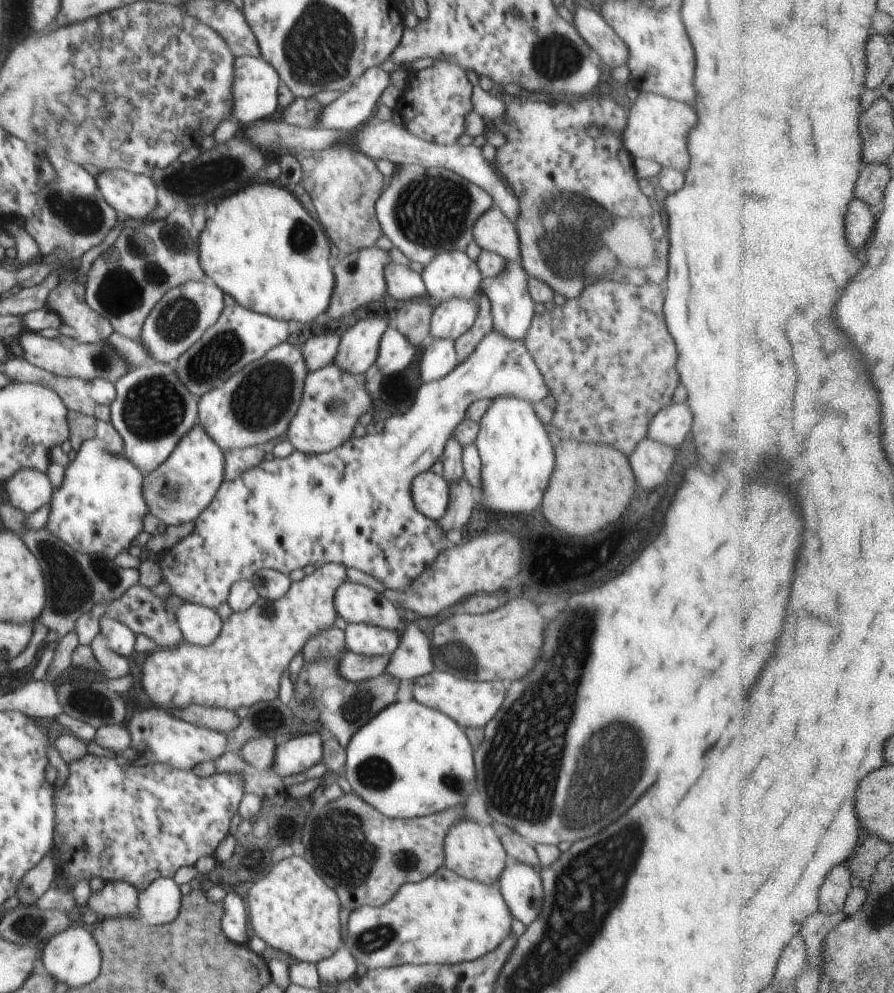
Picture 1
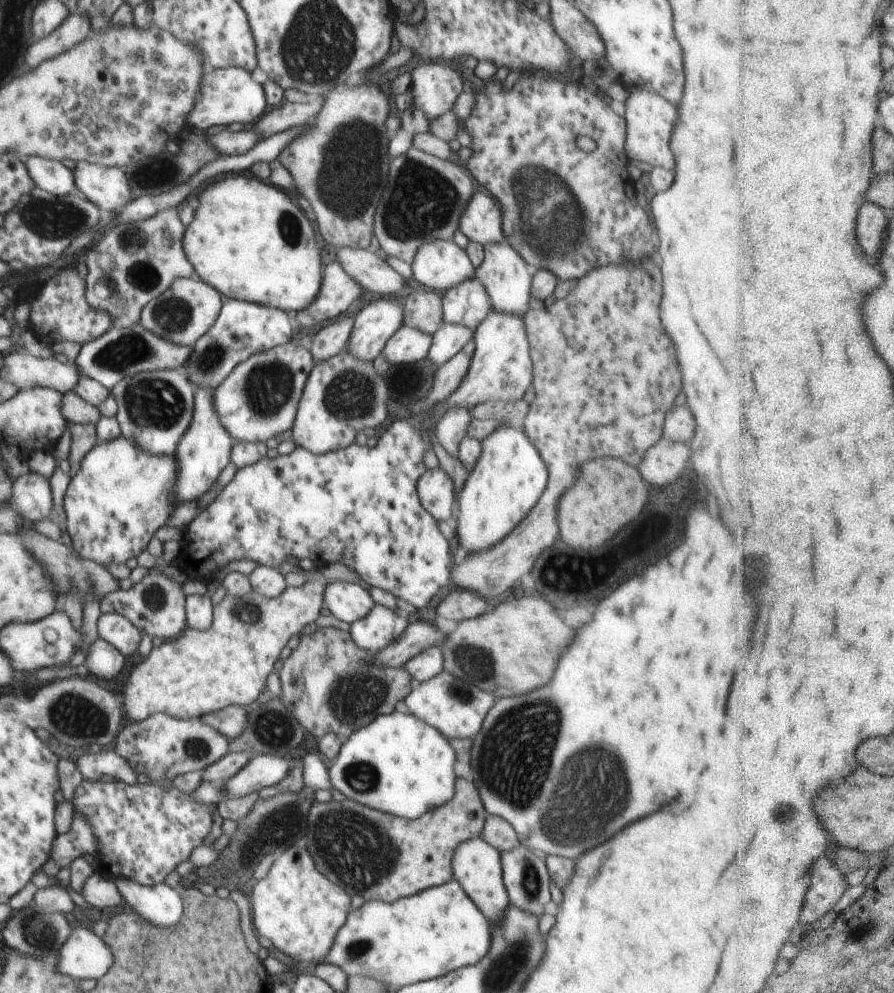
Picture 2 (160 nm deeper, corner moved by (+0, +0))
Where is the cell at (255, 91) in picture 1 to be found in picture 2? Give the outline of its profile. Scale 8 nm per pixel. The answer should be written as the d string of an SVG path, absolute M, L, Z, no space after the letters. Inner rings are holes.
M207 68L201 76L199 86L199 93L193 100L193 107L187 114L187 124L190 125L191 130L206 132L211 126L227 126L232 122L240 122L250 127L268 110L262 85L244 69Z

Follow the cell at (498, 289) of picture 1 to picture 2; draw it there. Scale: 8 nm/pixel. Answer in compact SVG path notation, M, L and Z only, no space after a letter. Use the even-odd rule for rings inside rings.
M506 240L484 244L483 249L485 257L482 264L475 270L475 276L482 282L491 298L492 311L524 316L530 309L531 284L535 269Z

